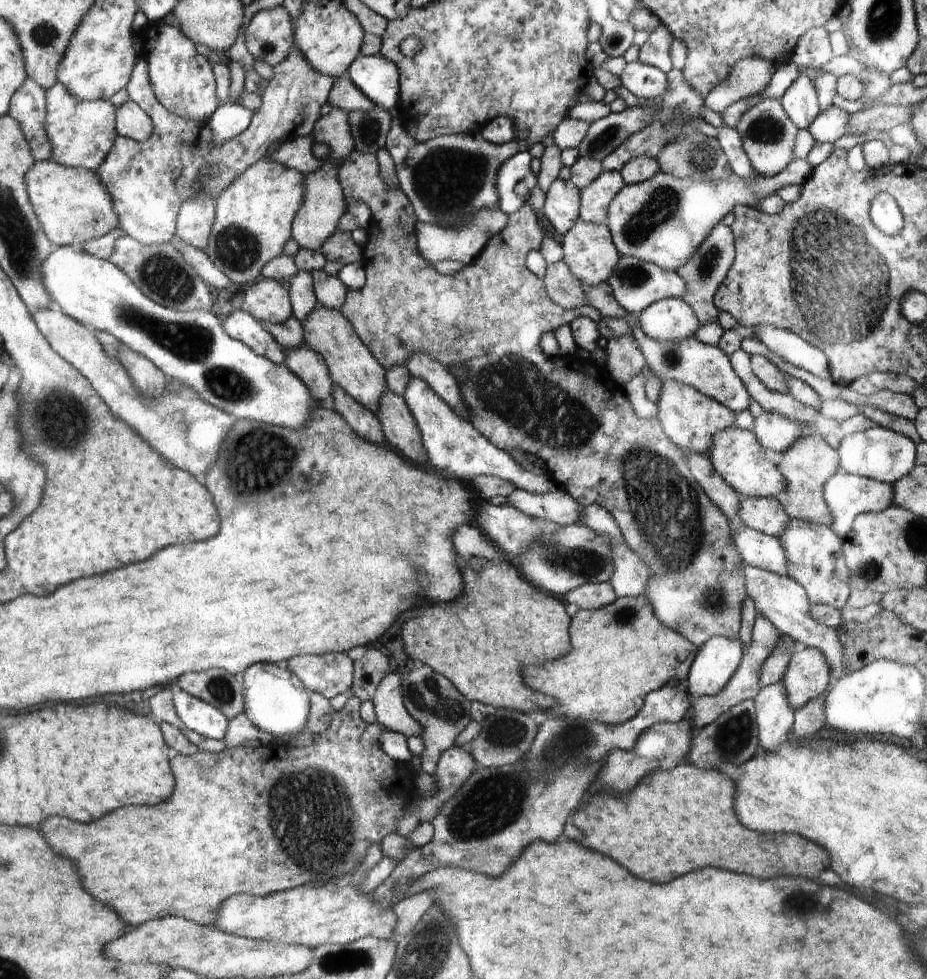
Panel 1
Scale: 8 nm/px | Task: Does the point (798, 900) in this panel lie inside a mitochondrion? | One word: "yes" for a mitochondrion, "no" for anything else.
yes

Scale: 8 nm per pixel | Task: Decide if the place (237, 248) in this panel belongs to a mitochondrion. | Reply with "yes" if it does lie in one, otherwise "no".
yes

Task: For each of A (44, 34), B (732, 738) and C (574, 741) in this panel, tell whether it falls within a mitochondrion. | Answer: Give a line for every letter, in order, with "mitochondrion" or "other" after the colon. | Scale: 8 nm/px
A: mitochondrion
B: mitochondrion
C: mitochondrion

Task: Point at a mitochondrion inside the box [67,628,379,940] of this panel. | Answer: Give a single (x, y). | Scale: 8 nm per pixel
(317, 856)

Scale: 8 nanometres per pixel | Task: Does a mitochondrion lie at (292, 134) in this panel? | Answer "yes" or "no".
no

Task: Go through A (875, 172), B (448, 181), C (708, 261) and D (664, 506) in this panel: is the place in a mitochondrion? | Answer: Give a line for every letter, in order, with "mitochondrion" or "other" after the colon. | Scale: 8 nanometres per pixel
A: other
B: mitochondrion
C: mitochondrion
D: mitochondrion

